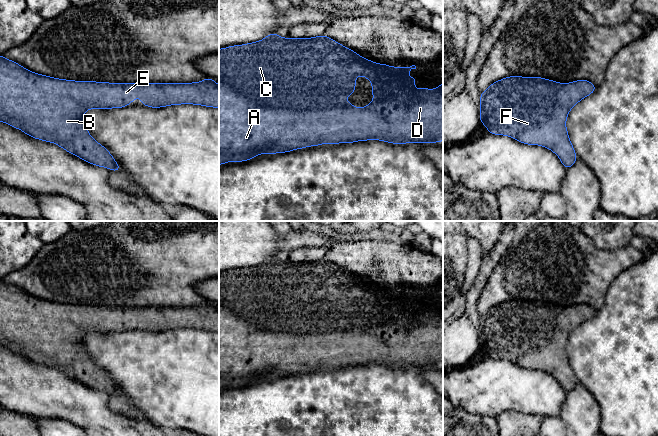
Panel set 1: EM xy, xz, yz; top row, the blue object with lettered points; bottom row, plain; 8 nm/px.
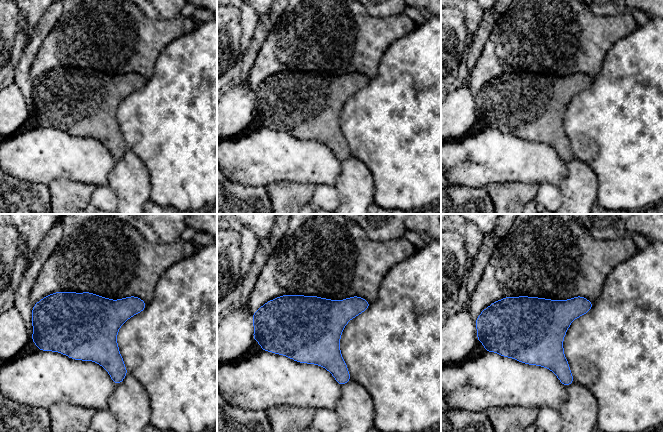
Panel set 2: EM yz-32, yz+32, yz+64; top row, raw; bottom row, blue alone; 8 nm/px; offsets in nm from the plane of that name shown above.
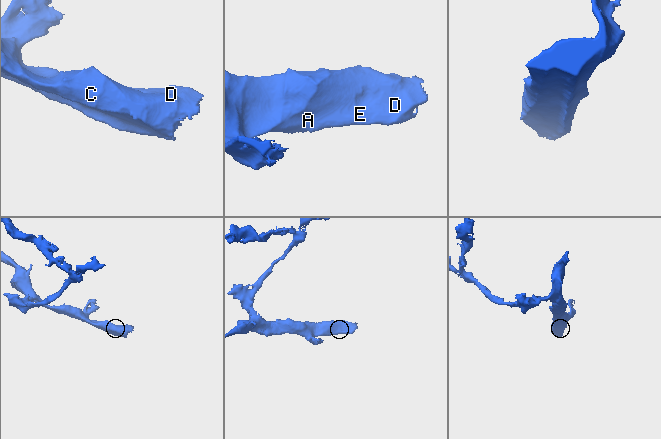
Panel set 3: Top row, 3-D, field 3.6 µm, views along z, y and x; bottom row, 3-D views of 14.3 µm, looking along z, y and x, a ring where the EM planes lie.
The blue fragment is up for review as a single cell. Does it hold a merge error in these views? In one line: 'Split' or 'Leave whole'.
Leave whole

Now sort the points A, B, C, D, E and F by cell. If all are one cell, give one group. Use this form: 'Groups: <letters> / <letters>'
Groups: A B C D E F

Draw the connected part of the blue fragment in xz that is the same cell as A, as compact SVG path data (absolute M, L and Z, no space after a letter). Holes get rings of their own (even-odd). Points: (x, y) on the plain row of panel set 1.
M272 257L260 265L219 273L219 389L229 387L231 383L236 388L252 384L259 378L285 377L321 368L334 369L367 364L380 364L392 368L441 366L443 365L443 307L439 308L436 313L416 313L414 309L415 306L417 307L416 301L406 301L411 297L411 293L416 293L416 290L398 292L370 285L324 259L312 262L285 262ZM357 300L369 303L372 308L373 325L361 332L346 325L347 321L355 316Z

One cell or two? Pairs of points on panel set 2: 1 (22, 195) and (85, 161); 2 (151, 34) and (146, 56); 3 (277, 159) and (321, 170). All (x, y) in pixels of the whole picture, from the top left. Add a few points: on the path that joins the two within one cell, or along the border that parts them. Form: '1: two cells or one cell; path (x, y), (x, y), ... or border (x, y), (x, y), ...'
1: two cells; border (20, 178), (47, 185)
2: one cell; path (146, 39), (146, 51)
3: one cell; path (288, 159), (310, 162)

